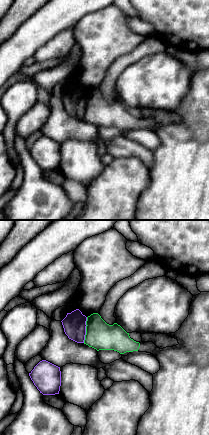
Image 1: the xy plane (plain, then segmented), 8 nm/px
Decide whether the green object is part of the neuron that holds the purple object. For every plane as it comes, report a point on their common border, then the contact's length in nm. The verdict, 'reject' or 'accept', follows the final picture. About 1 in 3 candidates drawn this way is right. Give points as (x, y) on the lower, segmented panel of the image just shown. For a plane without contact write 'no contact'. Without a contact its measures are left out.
contact (85, 330); length 220 nm

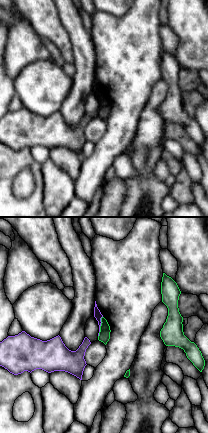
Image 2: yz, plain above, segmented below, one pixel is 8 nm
contact (100, 325); length 170 nm

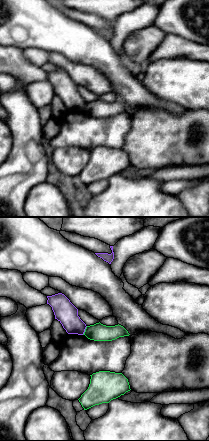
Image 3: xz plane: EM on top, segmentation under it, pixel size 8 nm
contact (84, 330); length 80 nm

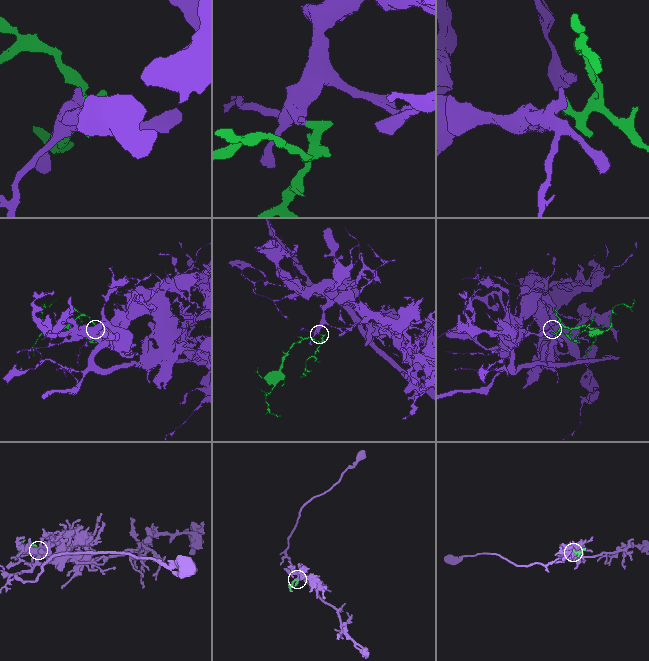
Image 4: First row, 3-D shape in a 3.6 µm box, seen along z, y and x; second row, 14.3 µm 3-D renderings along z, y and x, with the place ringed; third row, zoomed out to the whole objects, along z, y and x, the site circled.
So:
reject

